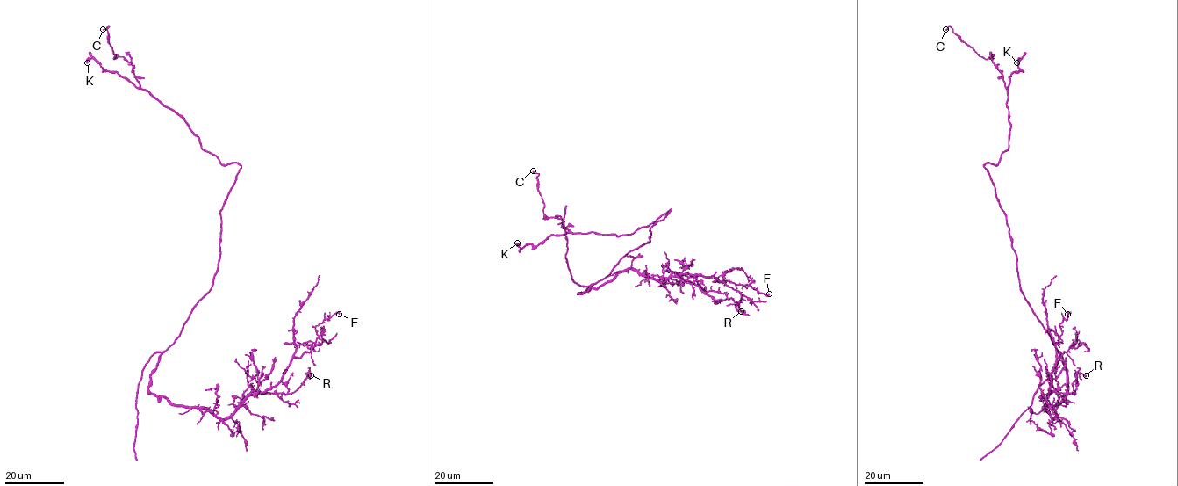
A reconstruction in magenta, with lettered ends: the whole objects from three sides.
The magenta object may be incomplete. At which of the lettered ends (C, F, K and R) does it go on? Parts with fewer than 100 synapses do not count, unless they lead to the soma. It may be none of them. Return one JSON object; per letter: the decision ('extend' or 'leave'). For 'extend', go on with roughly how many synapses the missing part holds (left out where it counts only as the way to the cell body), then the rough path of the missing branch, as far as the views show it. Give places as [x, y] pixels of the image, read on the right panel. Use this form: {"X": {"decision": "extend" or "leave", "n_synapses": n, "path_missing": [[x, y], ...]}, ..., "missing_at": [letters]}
{"C": {"decision": "leave"}, "F": {"decision": "leave"}, "K": {"decision": "leave"}, "R": {"decision": "leave"}, "missing_at": []}

